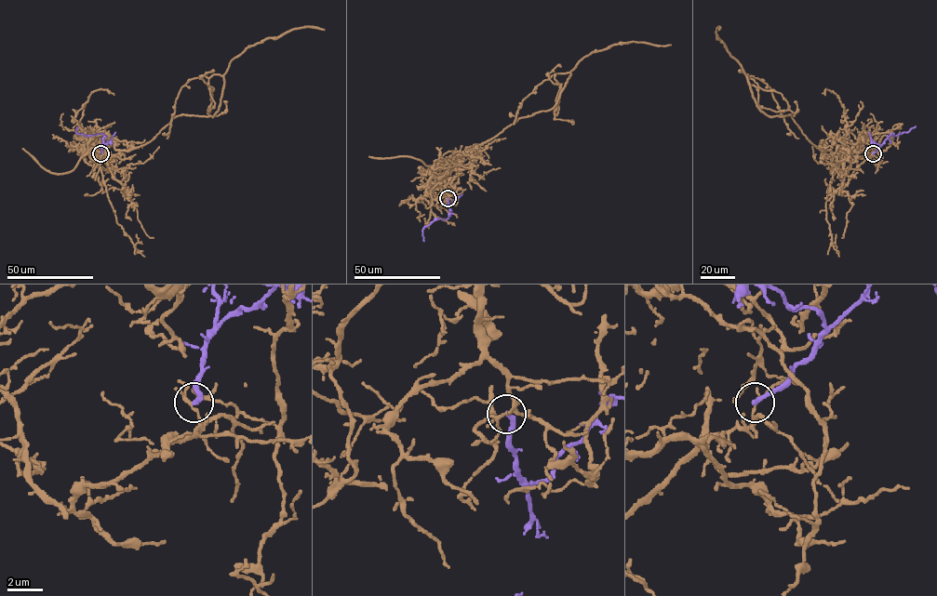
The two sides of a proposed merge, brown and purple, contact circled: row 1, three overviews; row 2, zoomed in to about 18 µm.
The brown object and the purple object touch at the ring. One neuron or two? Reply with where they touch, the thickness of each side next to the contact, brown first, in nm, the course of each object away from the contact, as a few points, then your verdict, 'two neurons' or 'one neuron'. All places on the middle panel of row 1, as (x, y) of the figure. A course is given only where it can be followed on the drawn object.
(448, 198) | 170/280 nm | brown via (447, 198), (436, 169), (549, 111), (569, 72), (555, 76), (557, 113), (561, 84), (548, 76), (561, 66) | purple via (448, 198), (450, 216), (447, 218), (435, 218), (424, 226), (422, 231), (424, 241) | two neurons

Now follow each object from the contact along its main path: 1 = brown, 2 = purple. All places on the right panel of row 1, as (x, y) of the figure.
1: (873, 153), (853, 159), (838, 132), (815, 146), (740, 71)
2: (873, 153), (891, 134), (907, 132), (916, 126)

